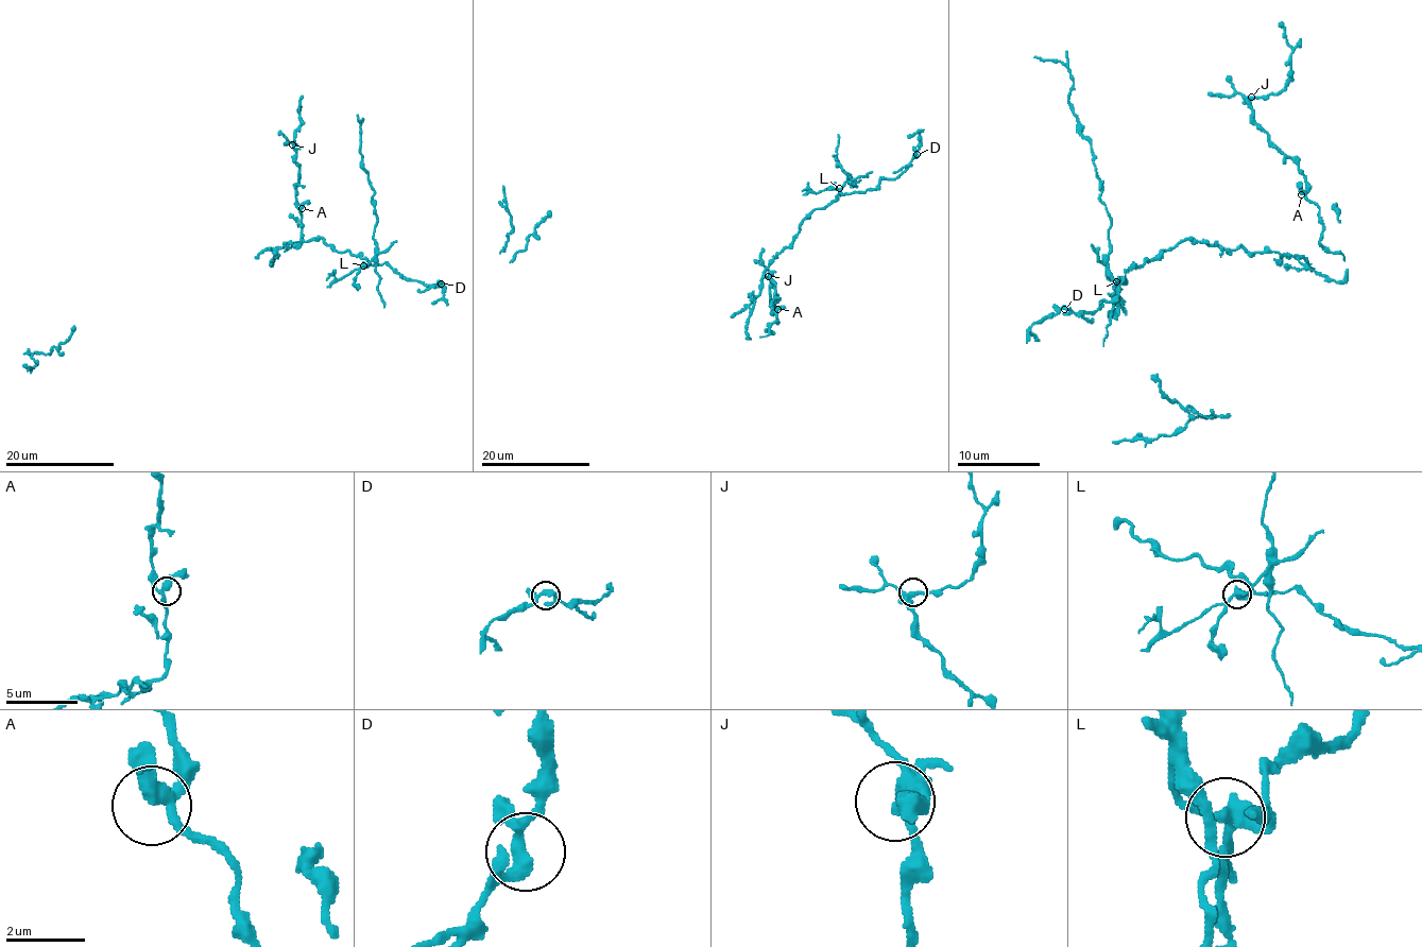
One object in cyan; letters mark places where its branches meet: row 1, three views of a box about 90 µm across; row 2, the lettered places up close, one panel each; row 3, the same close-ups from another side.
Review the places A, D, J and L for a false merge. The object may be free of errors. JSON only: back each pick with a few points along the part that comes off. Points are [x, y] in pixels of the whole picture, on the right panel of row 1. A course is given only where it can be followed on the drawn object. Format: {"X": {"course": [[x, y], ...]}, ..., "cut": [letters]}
{"L": {"course": [[1116, 281], [1106, 276], [1110, 216], [1101, 181], [1068, 101], [1073, 76], [1060, 62], [1033, 57]]}, "cut": ["L"]}

